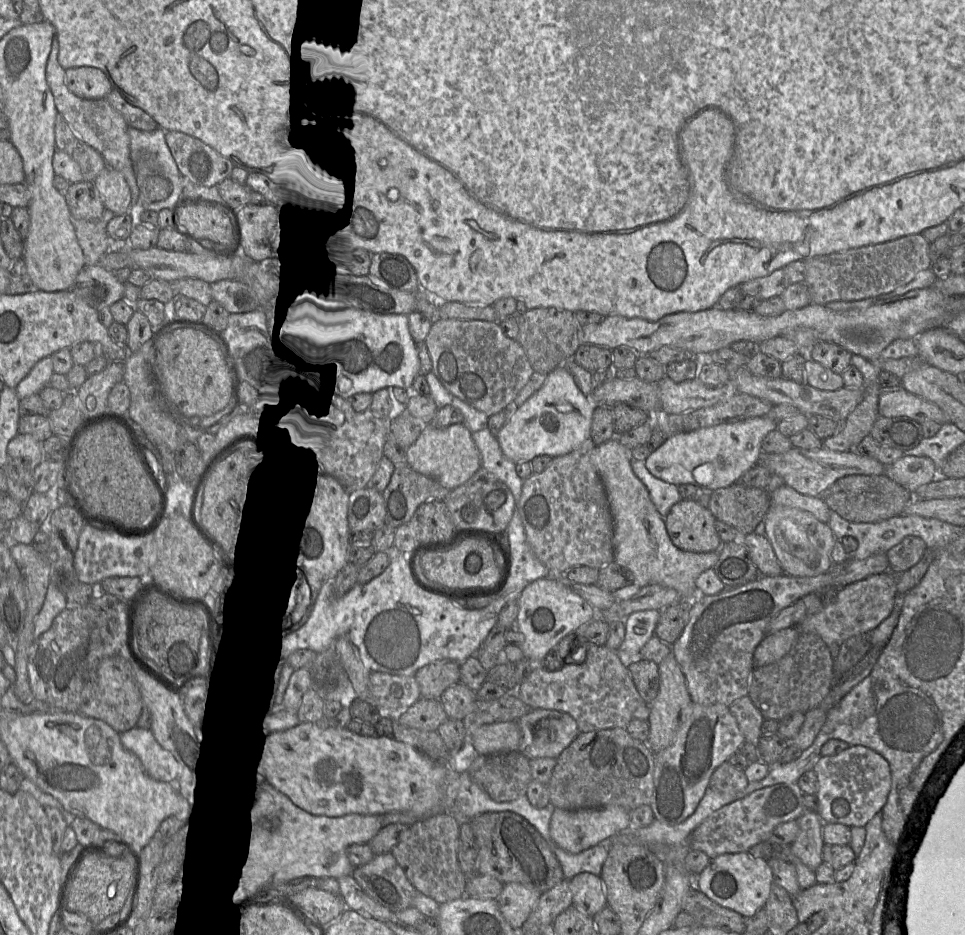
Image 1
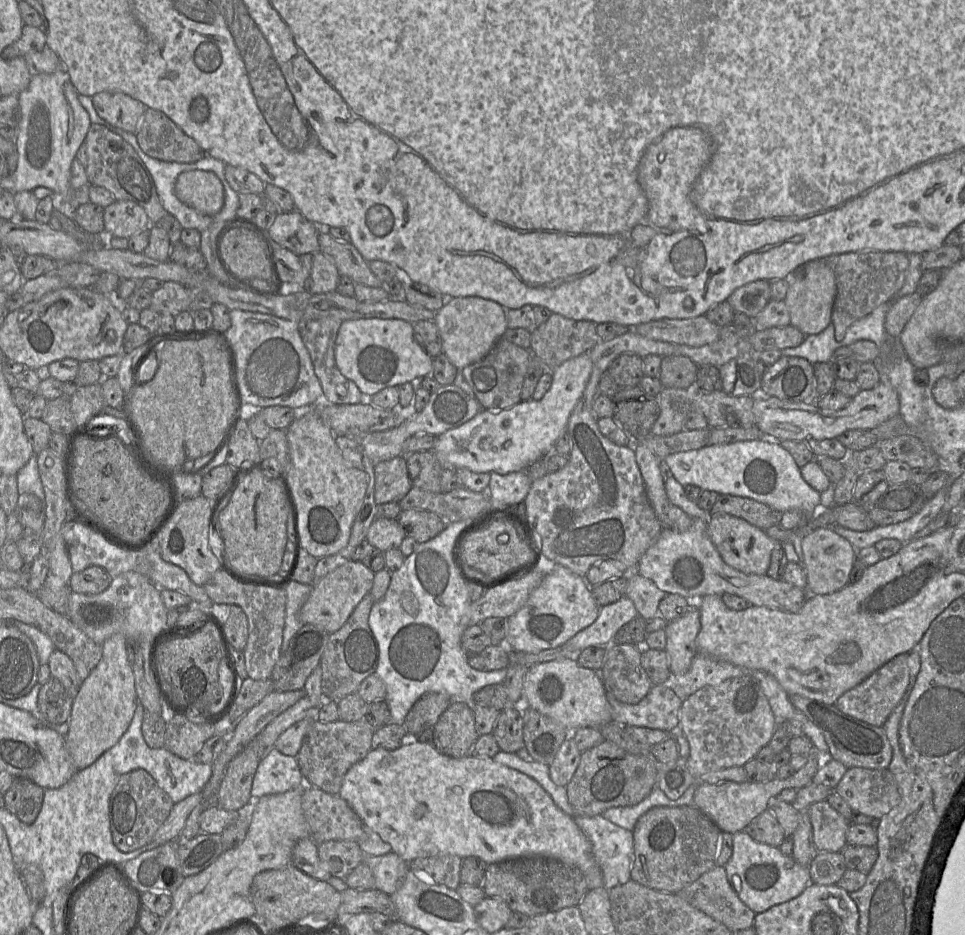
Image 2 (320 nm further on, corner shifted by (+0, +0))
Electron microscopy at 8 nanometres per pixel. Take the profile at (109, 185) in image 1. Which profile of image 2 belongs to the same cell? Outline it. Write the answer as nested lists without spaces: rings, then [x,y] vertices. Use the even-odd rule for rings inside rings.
[[[115,200],[104,208],[104,226],[104,236],[129,239],[149,229],[151,222],[140,205],[127,200]]]

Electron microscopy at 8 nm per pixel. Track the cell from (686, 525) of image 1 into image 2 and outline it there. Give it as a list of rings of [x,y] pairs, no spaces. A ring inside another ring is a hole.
[[[710,513],[706,519],[706,526],[708,535],[723,561],[746,574],[766,575],[773,548],[777,544],[783,544],[771,539],[765,531],[753,526],[746,520],[729,514]]]

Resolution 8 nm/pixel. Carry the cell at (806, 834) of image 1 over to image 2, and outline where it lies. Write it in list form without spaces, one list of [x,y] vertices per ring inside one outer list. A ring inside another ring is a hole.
[[[826,800],[811,804],[807,810],[818,852],[840,852],[847,844],[849,823]]]

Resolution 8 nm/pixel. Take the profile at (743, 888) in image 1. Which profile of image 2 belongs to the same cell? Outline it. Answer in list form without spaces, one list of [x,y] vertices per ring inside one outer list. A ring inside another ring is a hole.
[[[744,831],[733,834],[733,853],[724,868],[739,898],[755,913],[766,911],[774,905],[799,896],[807,886],[813,883],[809,866],[800,865],[792,856],[784,855],[778,847],[756,842]]]

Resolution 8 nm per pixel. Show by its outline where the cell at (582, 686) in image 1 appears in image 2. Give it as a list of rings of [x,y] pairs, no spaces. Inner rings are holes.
[[[666,684],[652,685],[648,694],[637,704],[618,701],[606,692],[613,722],[622,726],[646,727],[672,731],[679,725],[682,700]]]

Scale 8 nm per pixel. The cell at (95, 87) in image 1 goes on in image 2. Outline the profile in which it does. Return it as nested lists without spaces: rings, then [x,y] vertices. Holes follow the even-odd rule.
[[[100,92],[91,98],[97,114],[102,119],[134,134],[148,108],[139,100],[121,92]]]

